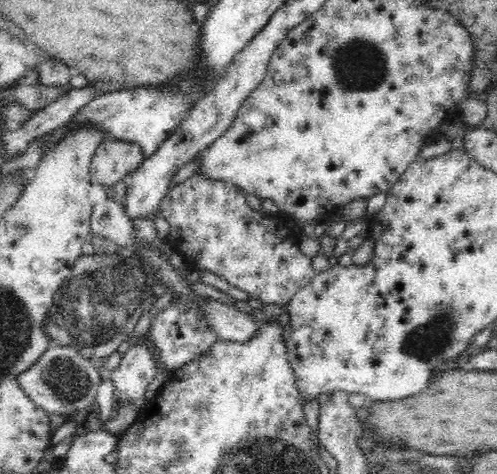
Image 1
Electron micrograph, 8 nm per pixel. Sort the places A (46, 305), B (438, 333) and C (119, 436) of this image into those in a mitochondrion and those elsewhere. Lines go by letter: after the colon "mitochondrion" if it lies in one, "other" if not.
A: mitochondrion
B: mitochondrion
C: other

